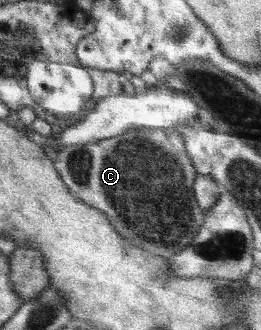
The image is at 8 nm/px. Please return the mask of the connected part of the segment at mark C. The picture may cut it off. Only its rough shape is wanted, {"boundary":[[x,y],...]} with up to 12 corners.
{"boundary":[[174,128],[63,146],[67,189],[171,259],[205,211]]}

